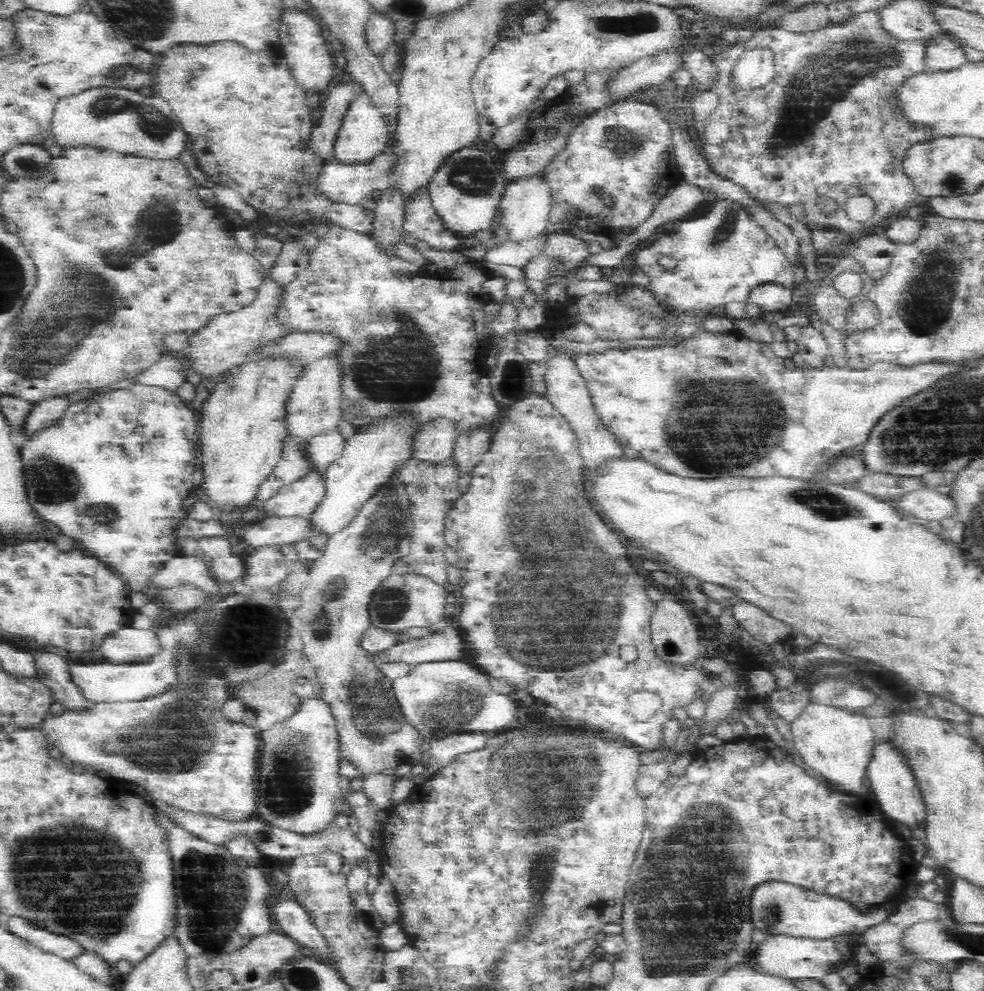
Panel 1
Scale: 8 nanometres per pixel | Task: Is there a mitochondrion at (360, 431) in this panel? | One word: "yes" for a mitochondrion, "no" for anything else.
no

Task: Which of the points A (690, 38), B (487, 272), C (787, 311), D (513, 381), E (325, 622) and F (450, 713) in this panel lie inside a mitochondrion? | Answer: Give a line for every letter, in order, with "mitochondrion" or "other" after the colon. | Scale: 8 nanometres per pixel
A: other
B: other
C: other
D: mitochondrion
E: mitochondrion
F: mitochondrion

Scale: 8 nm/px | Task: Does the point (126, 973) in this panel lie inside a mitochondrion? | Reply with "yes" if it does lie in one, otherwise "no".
no

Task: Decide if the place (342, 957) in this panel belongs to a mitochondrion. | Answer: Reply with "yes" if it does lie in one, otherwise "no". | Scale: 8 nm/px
no

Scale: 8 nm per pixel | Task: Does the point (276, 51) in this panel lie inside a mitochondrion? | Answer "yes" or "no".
no

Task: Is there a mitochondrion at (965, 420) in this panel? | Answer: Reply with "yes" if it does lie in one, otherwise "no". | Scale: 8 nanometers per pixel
yes

